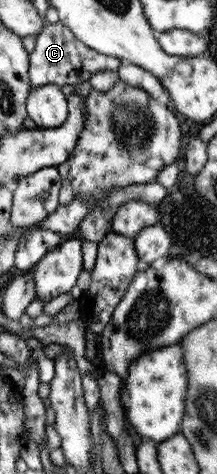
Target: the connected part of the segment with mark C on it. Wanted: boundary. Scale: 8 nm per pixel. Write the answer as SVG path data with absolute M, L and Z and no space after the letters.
M60 22L46 23L39 31L39 35L34 37L34 48L28 53L28 80L32 88L45 84L59 87L65 84L75 86L87 81L96 71L105 71L105 69L115 71L120 64L120 59L97 53L94 49L83 45Z

